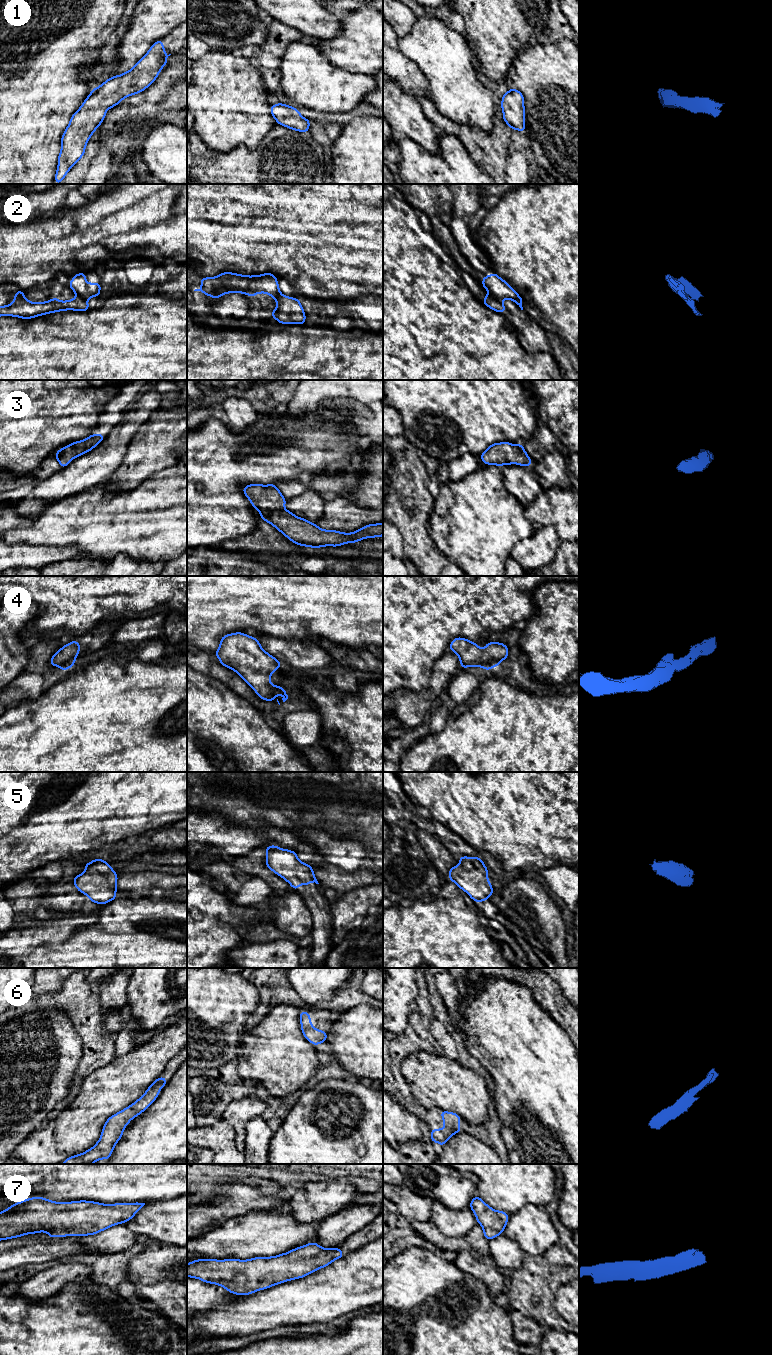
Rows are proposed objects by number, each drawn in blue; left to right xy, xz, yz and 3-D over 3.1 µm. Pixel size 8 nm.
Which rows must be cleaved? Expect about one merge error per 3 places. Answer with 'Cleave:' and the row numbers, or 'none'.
Cleave: 2

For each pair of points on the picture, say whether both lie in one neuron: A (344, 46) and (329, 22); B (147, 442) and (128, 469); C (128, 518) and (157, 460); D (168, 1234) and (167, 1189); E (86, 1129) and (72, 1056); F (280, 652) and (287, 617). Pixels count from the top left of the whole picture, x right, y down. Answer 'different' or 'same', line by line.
A: different
B: same
C: different
D: different
E: different
F: different

